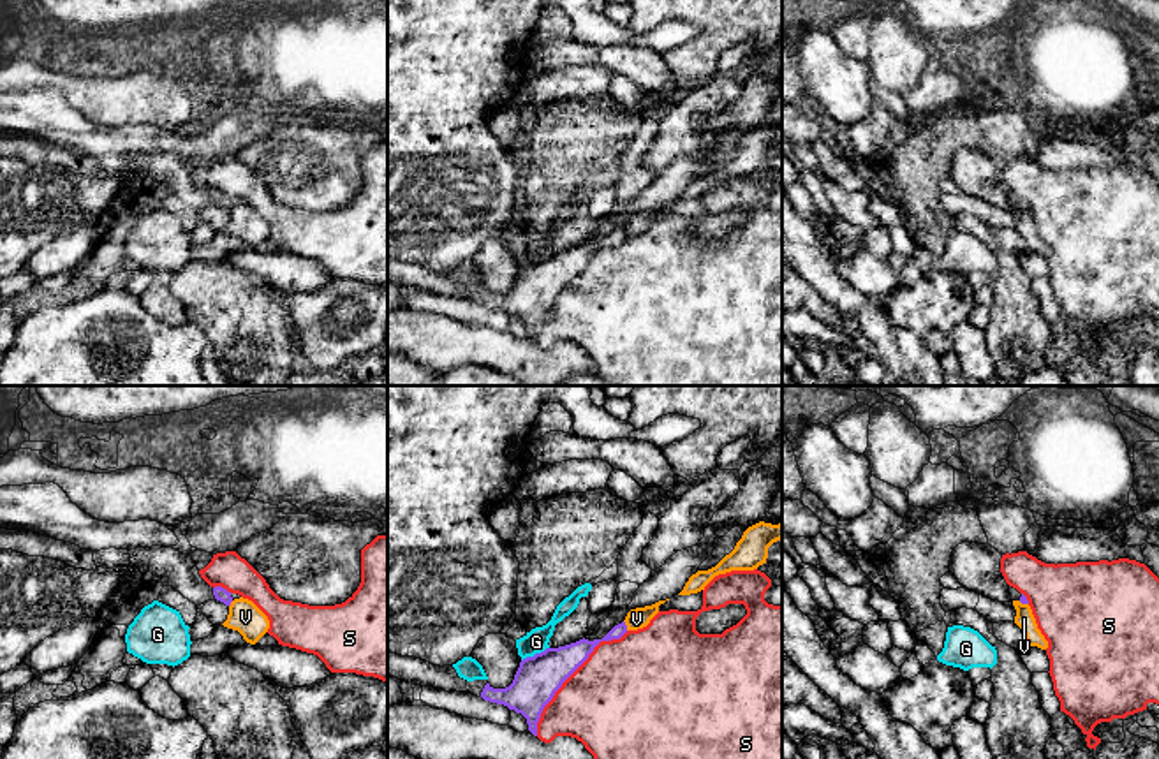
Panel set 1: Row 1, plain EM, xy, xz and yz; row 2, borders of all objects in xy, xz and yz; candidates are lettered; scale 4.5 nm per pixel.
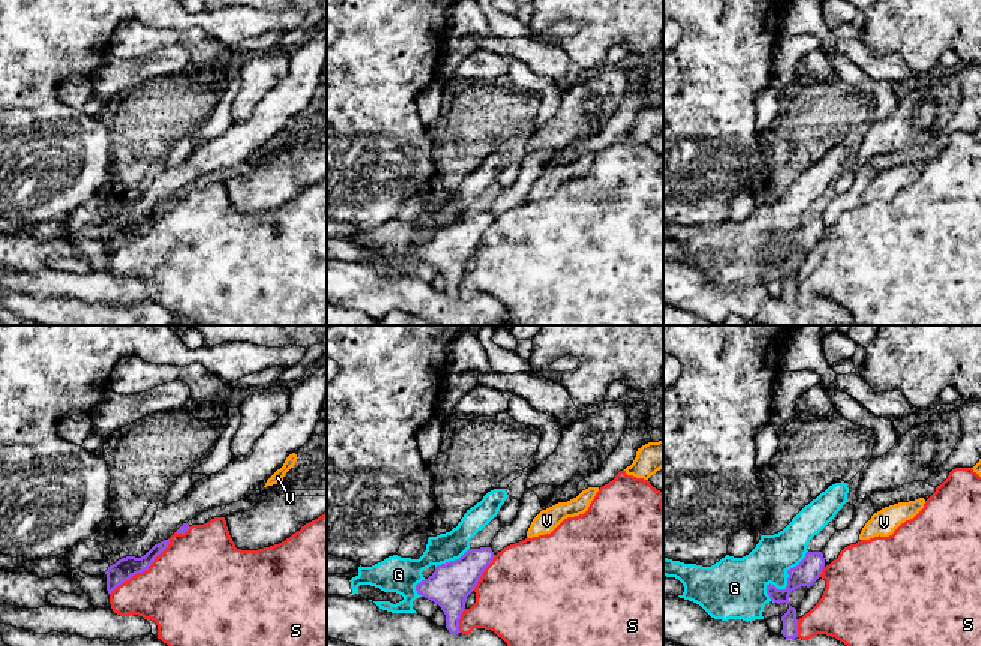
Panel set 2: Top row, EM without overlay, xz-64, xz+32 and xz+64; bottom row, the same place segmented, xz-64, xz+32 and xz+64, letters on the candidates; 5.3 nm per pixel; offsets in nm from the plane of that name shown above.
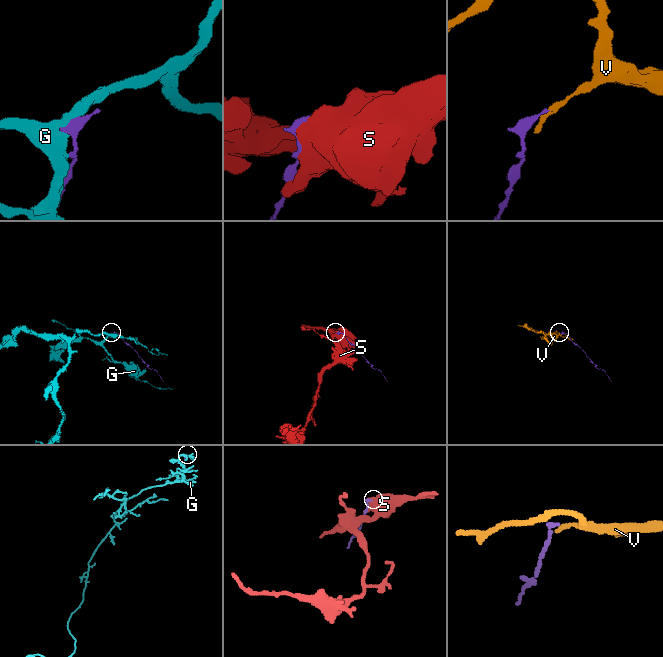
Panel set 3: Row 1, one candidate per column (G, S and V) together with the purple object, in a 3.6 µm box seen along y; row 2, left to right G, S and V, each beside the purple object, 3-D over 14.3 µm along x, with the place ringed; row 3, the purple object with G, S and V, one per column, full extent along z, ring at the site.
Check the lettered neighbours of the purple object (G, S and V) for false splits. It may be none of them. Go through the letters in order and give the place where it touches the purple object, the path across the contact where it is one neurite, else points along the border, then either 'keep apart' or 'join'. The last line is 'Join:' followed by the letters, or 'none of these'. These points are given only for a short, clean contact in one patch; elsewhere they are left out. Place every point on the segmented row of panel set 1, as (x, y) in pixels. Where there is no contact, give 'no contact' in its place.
G: meets purple in xz at (536, 654); keep apart
S: meets purple in xz at (571, 673); keep apart
V: meets purple in xz at (626, 626); border along xz (624, 620), (627, 629); keep apart
Join: none of these

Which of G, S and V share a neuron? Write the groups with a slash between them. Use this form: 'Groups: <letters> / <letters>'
Groups: G / S / V

